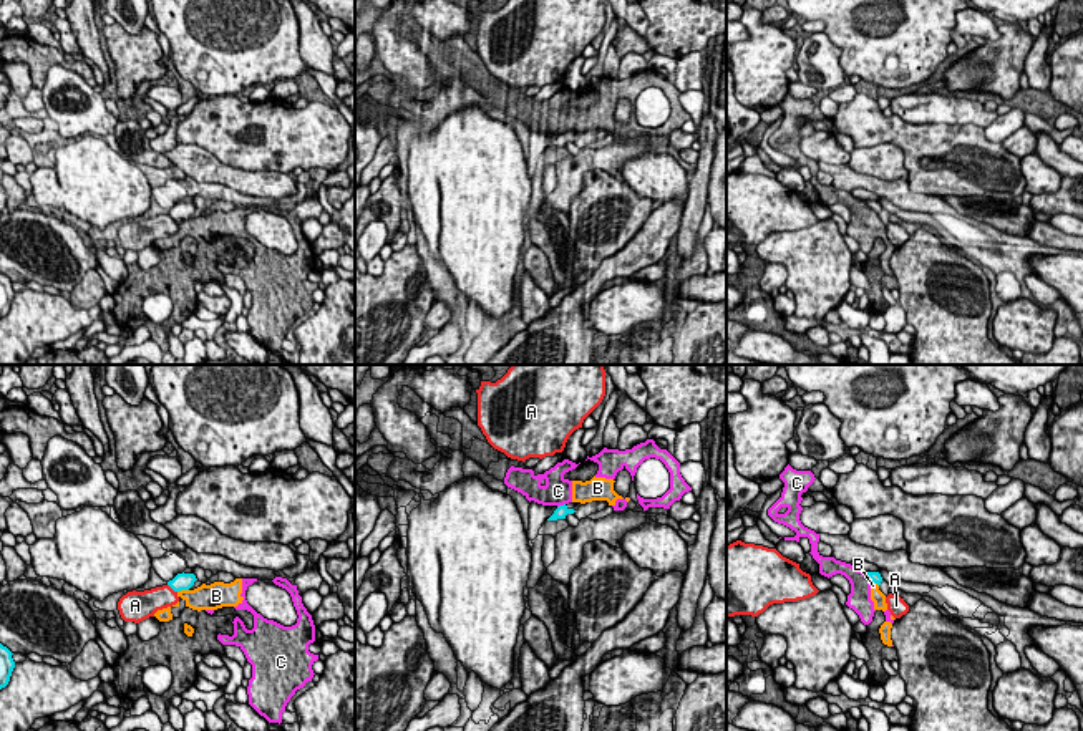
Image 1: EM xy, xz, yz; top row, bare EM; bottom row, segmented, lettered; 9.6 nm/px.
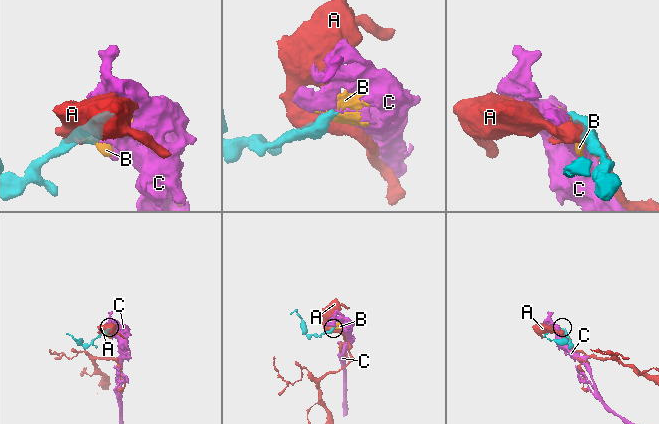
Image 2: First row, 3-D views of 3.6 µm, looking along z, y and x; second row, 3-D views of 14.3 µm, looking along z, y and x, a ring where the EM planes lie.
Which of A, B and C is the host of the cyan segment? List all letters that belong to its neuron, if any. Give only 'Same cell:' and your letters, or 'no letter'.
Same cell: no letter

